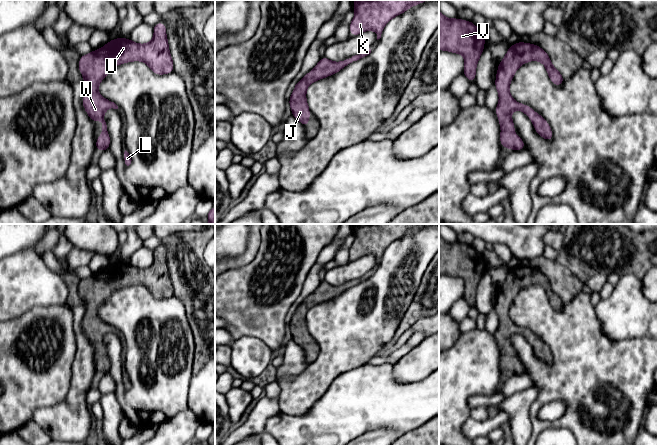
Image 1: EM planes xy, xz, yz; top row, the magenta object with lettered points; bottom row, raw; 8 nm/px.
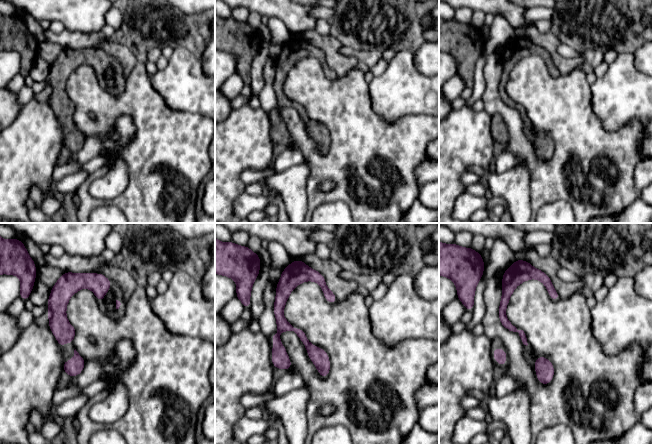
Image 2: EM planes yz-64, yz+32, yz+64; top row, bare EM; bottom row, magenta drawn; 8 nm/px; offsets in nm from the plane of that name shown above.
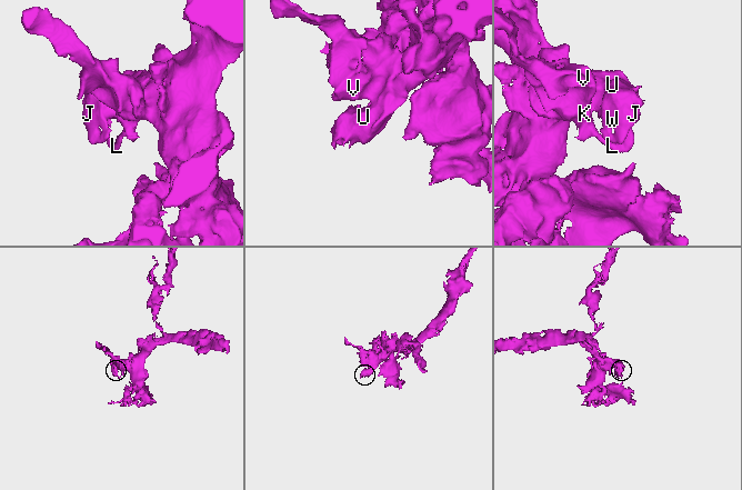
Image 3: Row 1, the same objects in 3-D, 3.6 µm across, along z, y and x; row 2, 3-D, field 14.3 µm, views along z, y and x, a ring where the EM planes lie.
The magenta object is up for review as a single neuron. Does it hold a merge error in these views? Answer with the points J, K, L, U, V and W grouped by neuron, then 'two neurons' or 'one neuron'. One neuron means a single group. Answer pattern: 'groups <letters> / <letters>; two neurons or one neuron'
groups J K L U V W; one neuron

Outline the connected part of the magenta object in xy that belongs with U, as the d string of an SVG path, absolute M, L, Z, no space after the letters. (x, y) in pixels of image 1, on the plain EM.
M159 246L153 250L154 261L147 268L138 268L130 263L117 262L89 278L81 279L78 293L83 299L85 317L82 327L91 345L102 347L102 358L96 364L96 374L105 375L110 370L110 360L104 344L104 337L108 332L118 333L118 330L98 316L98 310L106 299L116 289L132 285L142 285L147 288L156 299L173 296L174 288L169 275L166 260L166 249Z

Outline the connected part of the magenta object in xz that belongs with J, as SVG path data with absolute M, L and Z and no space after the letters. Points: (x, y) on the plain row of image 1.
M368 273L359 279L349 281L341 286L333 286L325 280L322 280L315 292L308 296L302 304L295 307L295 313L289 322L292 340L300 345L304 351L307 351L309 349L310 341L310 333L306 324L308 310L315 305L336 298L344 291L369 279L370 277L371 273Z

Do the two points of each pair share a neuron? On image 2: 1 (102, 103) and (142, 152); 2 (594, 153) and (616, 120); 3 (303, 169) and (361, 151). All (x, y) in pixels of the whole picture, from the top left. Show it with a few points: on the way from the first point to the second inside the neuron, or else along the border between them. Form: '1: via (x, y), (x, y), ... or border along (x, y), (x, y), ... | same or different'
1: via (120, 105), (126, 105), (142, 121), (142, 134) | same
2: border along (594, 112), (608, 130), (616, 130), (629, 122) | different
3: border along (310, 169), (305, 184), (305, 192) | different

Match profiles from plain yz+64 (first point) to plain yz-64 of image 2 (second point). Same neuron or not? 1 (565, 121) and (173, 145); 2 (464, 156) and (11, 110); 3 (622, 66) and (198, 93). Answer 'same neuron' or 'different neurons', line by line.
1: same neuron
2: different neurons
3: same neuron

